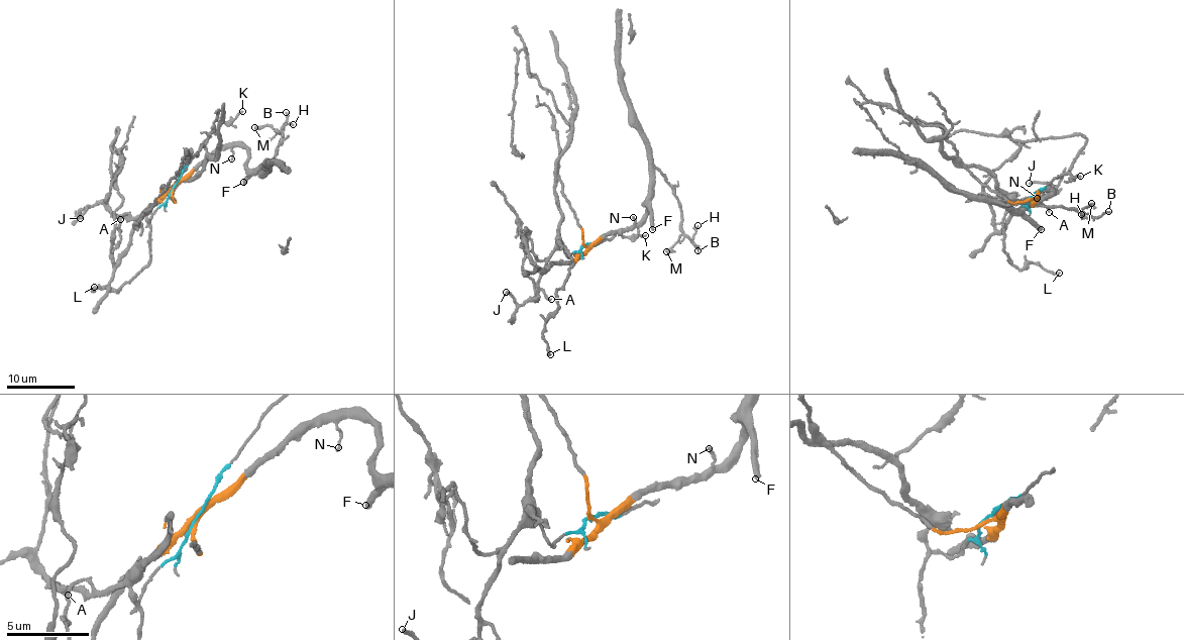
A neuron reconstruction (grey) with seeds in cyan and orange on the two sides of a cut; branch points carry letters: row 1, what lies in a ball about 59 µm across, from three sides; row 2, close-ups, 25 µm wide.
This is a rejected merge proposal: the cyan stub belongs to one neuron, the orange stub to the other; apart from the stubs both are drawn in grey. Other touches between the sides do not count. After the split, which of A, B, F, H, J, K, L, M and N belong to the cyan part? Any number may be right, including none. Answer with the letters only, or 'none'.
A, J, K, L

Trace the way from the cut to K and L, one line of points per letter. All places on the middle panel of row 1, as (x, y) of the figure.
K: (583, 245), (587, 242), (596, 244), (620, 234), (646, 234)
L: (583, 245), (569, 256), (564, 251), (564, 246), (574, 263), (556, 293), (557, 307), (544, 333), (551, 354)

